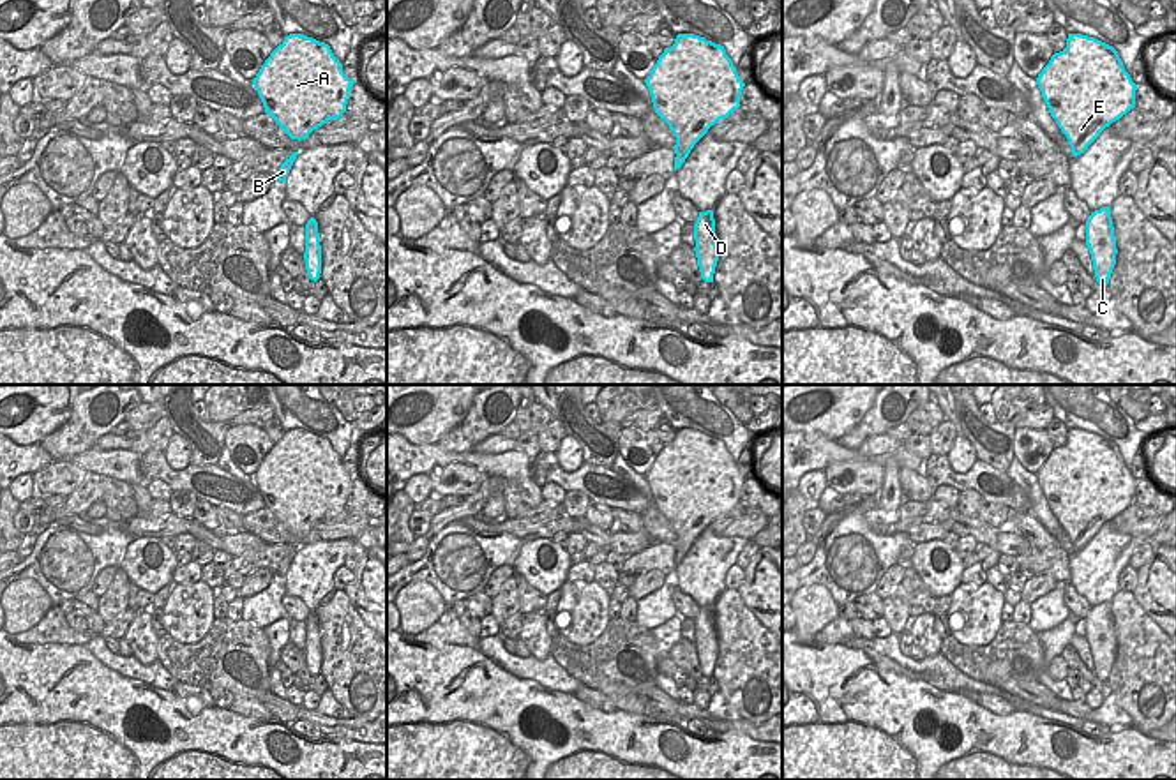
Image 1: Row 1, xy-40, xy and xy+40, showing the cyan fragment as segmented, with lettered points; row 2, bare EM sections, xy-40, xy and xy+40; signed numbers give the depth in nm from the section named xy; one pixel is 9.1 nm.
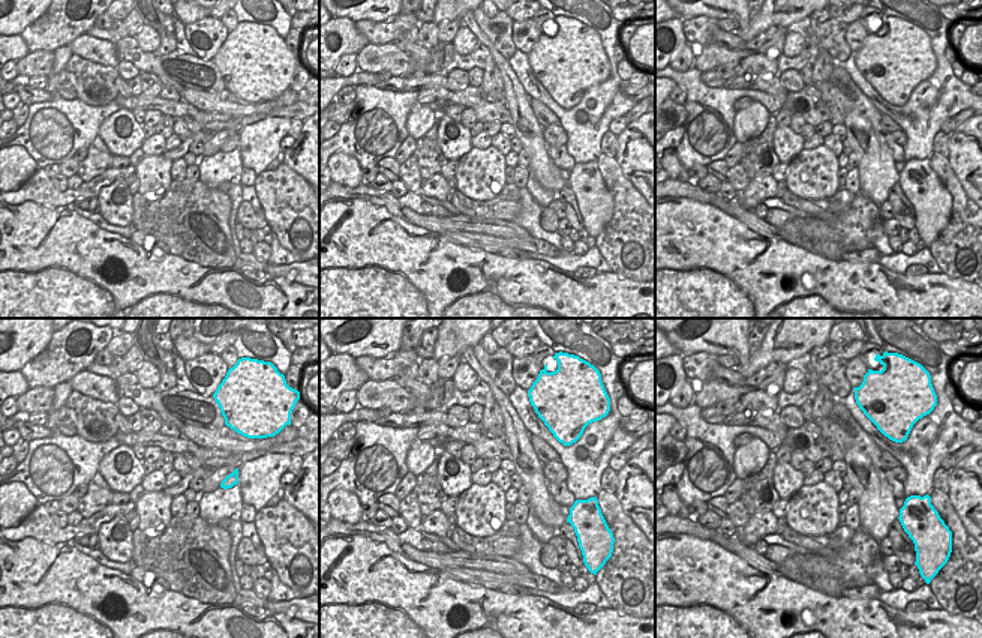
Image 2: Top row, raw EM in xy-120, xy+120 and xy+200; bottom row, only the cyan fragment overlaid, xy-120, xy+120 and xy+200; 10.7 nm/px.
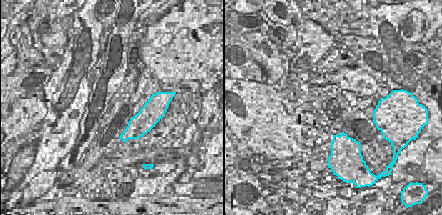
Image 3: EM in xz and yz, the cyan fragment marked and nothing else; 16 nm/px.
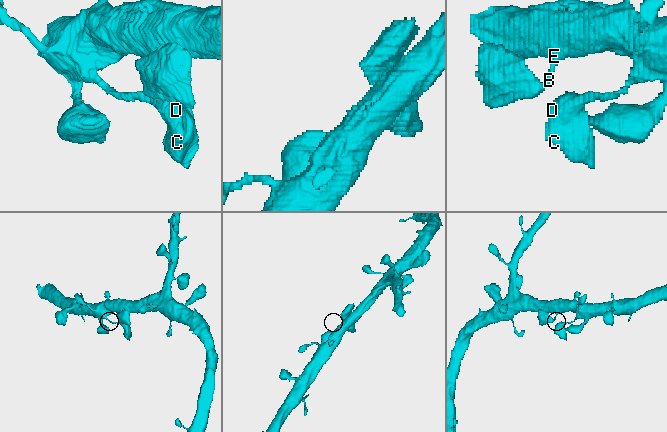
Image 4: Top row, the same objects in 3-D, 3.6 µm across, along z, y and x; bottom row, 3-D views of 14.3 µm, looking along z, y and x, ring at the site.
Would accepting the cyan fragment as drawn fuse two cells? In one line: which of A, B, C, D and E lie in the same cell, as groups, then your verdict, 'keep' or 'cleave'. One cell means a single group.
A B C D E | keep

